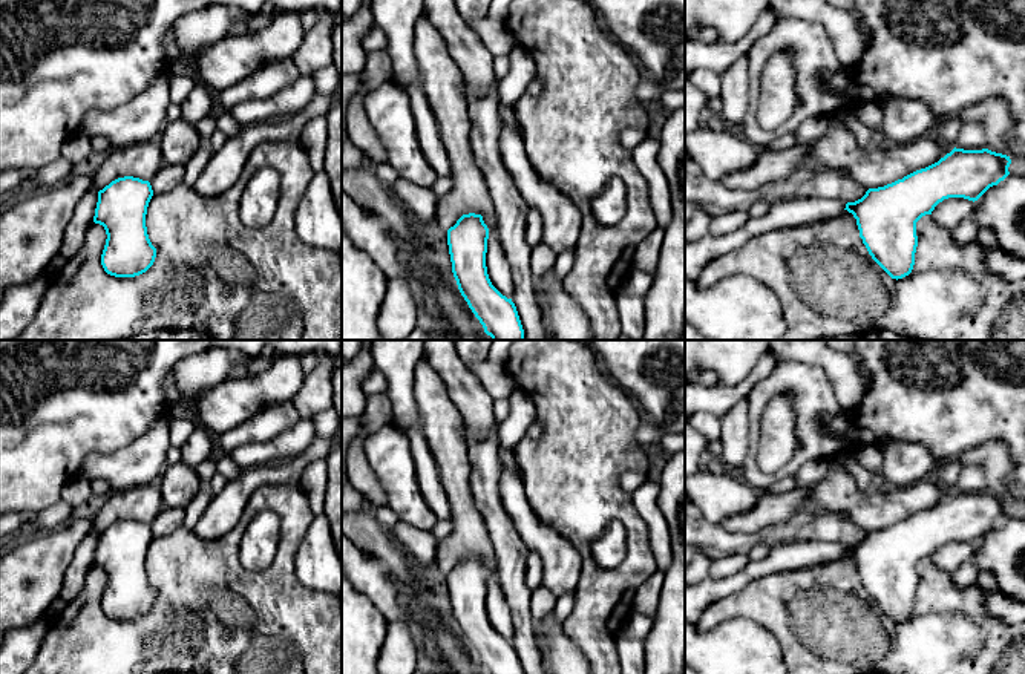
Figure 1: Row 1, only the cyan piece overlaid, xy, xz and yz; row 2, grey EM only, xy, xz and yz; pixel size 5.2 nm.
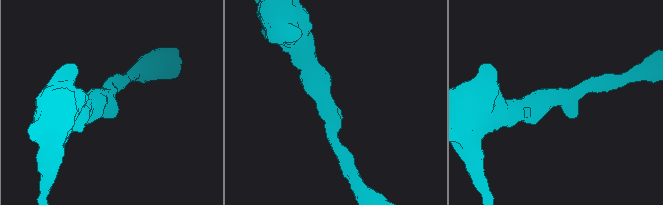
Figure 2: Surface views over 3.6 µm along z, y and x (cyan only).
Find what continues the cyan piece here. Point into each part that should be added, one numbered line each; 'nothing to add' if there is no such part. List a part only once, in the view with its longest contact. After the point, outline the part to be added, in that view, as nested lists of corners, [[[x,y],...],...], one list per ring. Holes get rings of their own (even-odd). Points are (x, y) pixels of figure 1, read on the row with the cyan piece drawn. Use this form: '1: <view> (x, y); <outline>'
nothing to add

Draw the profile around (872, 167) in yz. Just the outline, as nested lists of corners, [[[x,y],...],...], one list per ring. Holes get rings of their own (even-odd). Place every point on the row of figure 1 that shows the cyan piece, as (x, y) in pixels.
[[[830,119],[807,168],[843,172],[866,188],[878,188],[938,162],[950,152],[948,144],[927,136],[910,144],[886,141],[878,147],[860,149],[850,129]]]

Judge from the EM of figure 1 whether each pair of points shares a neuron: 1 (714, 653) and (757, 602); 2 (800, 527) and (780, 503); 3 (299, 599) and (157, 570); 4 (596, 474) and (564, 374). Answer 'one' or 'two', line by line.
1: two
2: two
3: one
4: one

